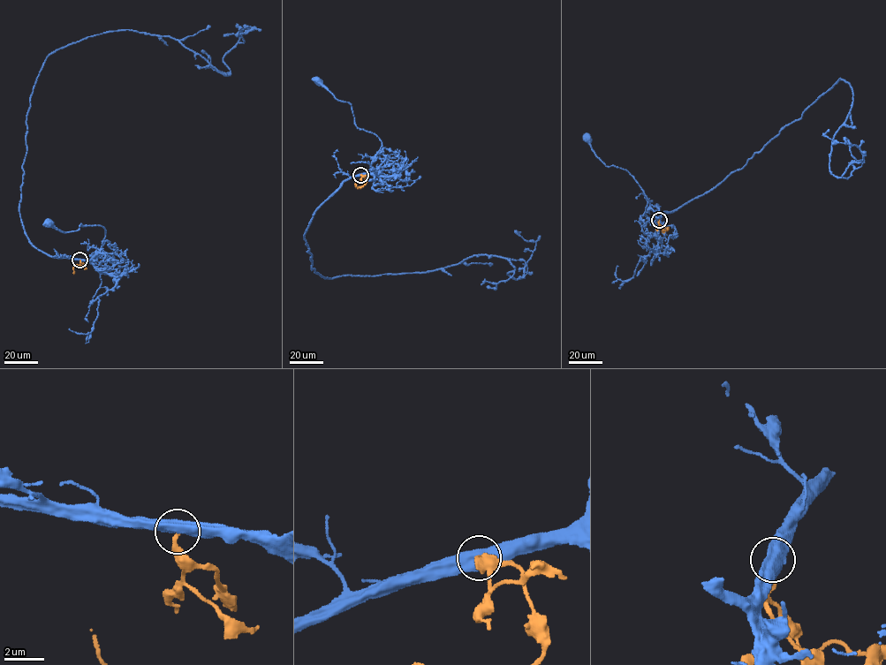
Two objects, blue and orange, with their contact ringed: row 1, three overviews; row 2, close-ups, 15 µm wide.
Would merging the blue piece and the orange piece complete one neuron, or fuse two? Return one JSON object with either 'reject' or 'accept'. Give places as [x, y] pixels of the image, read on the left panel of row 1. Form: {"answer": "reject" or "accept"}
{"answer": "reject"}

